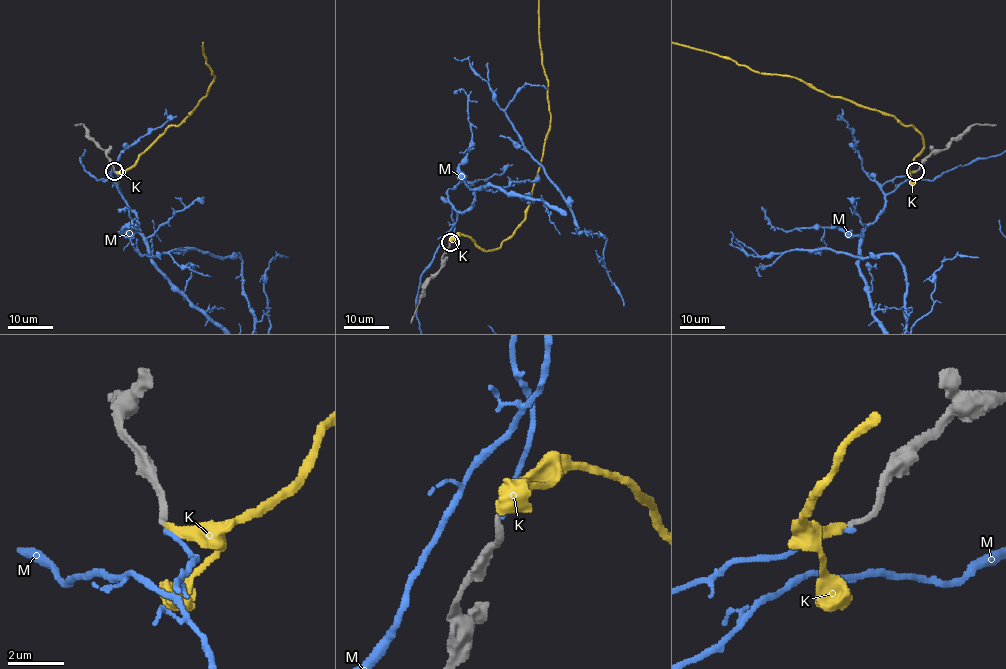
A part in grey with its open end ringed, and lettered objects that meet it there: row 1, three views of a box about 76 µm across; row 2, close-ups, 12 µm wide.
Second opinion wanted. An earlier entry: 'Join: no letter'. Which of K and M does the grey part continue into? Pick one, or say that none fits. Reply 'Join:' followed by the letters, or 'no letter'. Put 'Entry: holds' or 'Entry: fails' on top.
Entry: fails
Join: K

